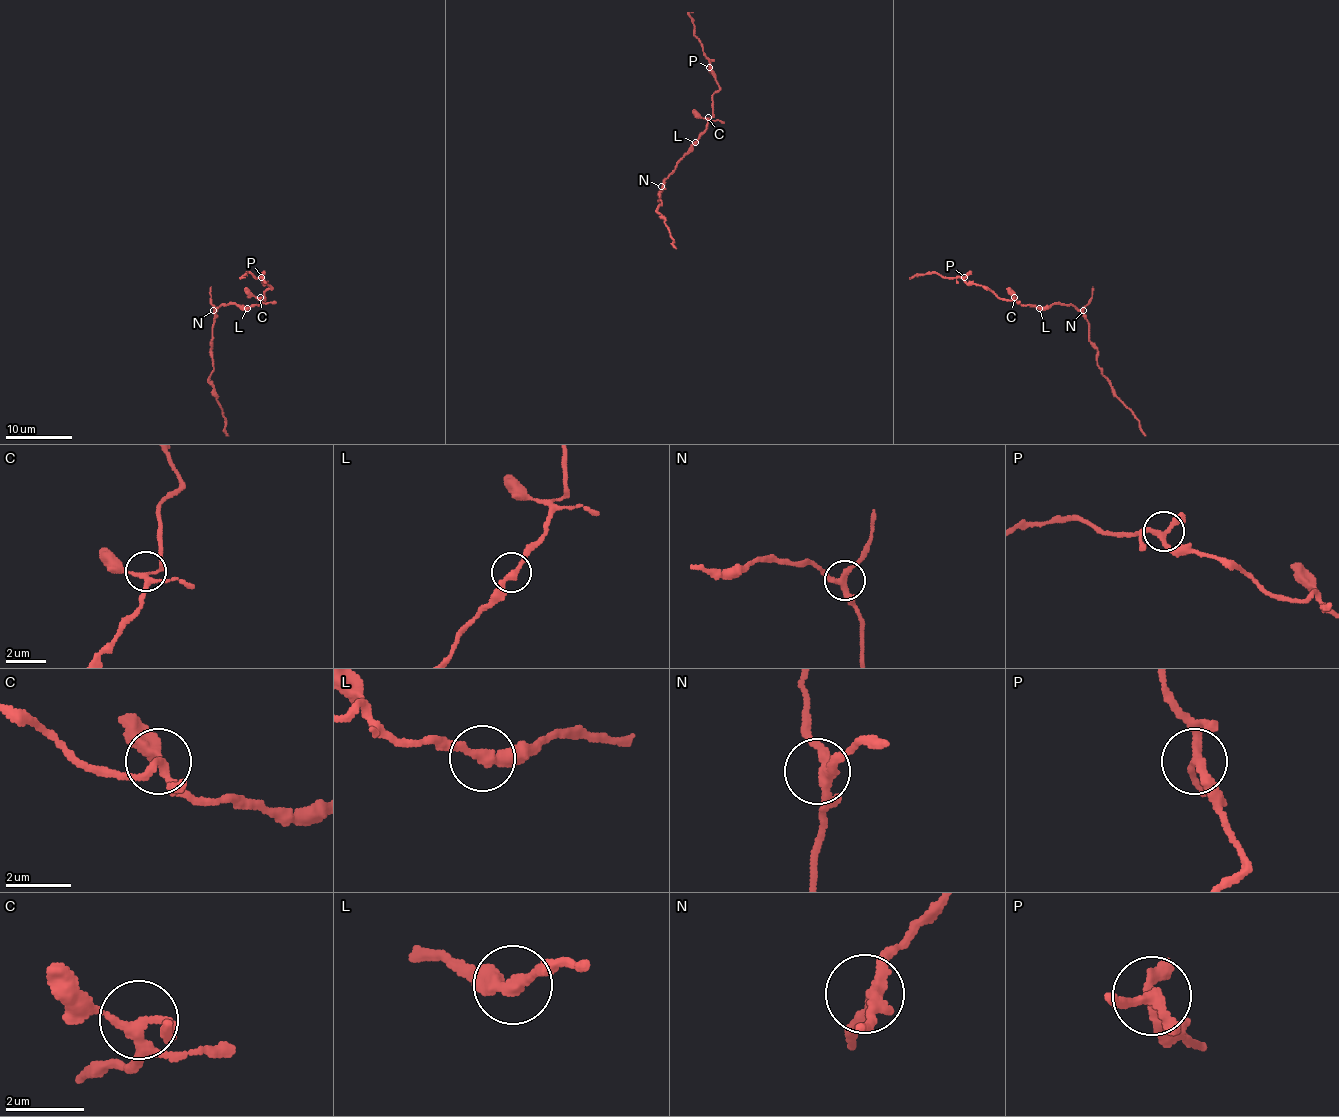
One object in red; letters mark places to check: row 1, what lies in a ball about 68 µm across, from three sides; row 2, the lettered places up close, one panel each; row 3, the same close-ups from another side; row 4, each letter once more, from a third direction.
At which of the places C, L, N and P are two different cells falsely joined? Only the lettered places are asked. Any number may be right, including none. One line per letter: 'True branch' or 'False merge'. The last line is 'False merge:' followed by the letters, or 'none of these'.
C: True branch
L: True branch
N: True branch
P: True branch
False merge: none of these

